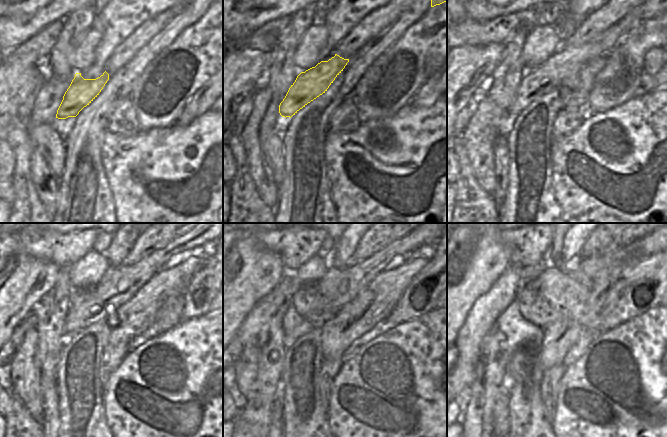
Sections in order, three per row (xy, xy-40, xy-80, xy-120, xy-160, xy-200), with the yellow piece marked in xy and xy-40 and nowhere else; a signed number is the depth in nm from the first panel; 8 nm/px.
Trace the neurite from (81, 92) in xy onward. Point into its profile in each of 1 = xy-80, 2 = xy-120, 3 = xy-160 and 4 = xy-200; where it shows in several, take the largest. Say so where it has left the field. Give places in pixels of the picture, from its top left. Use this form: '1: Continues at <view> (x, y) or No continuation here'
1: Continues at xy-80 (538, 82)
2: Continues at xy-120 (126, 280)
3: Continues at xy-160 (351, 279)
4: Continues at xy-200 (573, 272).

